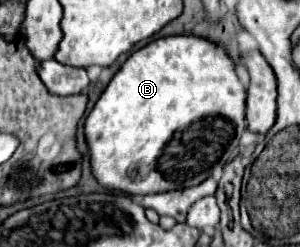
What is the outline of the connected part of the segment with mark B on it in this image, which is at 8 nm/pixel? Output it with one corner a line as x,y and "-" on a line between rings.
168,36
168,38
158,38
154,42
150,42
148,46
136,50
124,64
122,68
112,76
110,84
106,86
106,90
102,92
102,96
98,98
96,106
92,108
92,112
88,114
86,122
84,122
84,138
88,144
88,152
90,152
90,170
92,176
98,180
100,186
108,188
108,190
116,190
128,196
146,196
146,194
158,194
158,192
168,192
168,190
178,190
178,188
188,188
188,186
196,186
200,182
204,182
210,176
216,176
222,166
234,156
242,130
244,130
244,102
246,102
246,88
240,84
236,72
234,72
234,64
228,58
228,54
198,36

